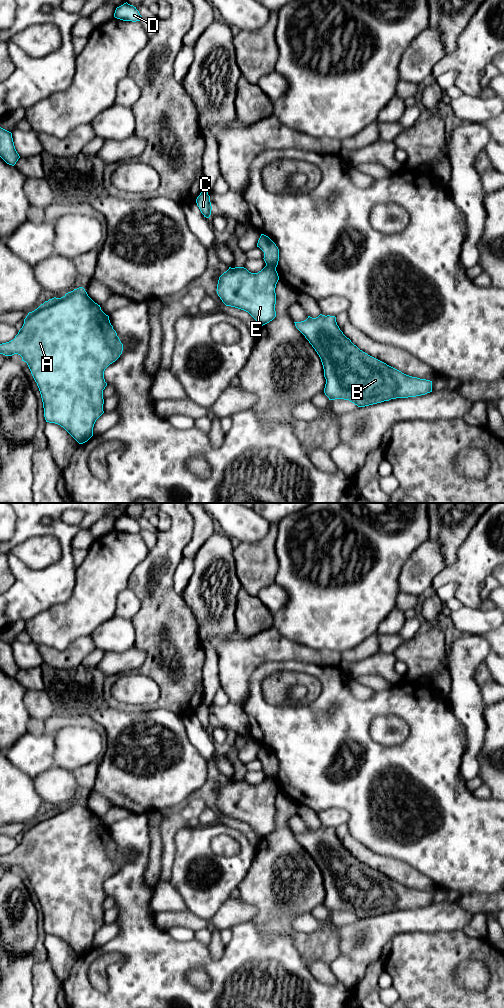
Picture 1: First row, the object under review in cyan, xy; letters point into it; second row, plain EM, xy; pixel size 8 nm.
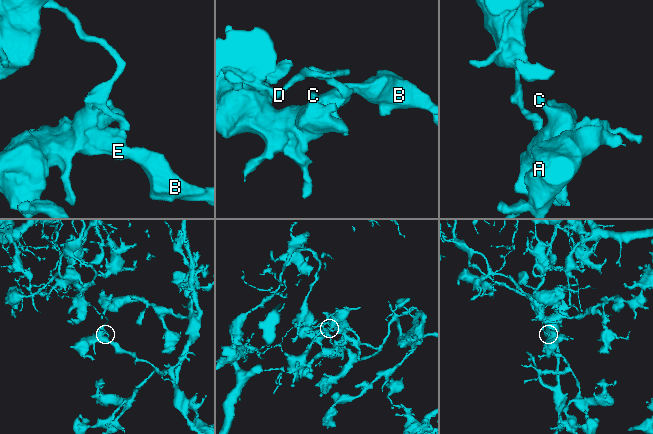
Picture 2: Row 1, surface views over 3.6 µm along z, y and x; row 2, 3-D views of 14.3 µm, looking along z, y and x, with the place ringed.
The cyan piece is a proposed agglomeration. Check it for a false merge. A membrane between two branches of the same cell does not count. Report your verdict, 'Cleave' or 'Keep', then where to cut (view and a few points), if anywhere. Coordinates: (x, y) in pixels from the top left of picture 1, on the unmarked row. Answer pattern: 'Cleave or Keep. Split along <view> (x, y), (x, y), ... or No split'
Cleave. Split along xy (266, 776), (275, 780)

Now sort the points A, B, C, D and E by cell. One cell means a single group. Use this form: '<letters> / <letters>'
A B C E / D

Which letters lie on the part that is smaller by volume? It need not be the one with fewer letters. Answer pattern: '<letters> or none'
D

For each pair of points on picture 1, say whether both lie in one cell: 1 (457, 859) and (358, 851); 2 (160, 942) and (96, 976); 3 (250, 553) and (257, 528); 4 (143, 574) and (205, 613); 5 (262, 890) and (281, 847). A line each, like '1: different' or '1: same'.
1: different
2: different
3: different
4: different
5: same

